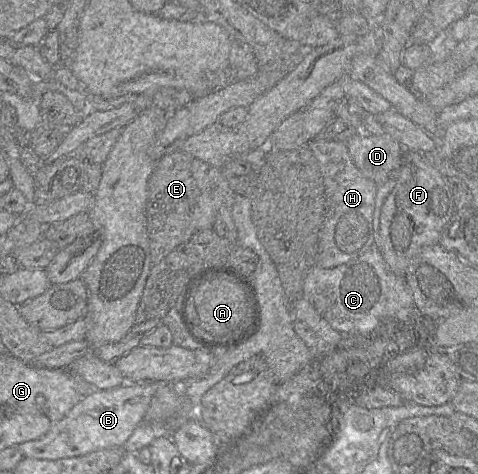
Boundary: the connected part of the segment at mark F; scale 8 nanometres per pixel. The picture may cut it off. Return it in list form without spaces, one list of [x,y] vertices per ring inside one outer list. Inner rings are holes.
[[[403,150],[403,164],[398,171],[395,187],[382,205],[379,231],[375,241],[389,268],[404,279],[411,259],[423,247],[438,244],[442,230],[454,212],[454,198],[447,177],[426,161],[422,153]]]

